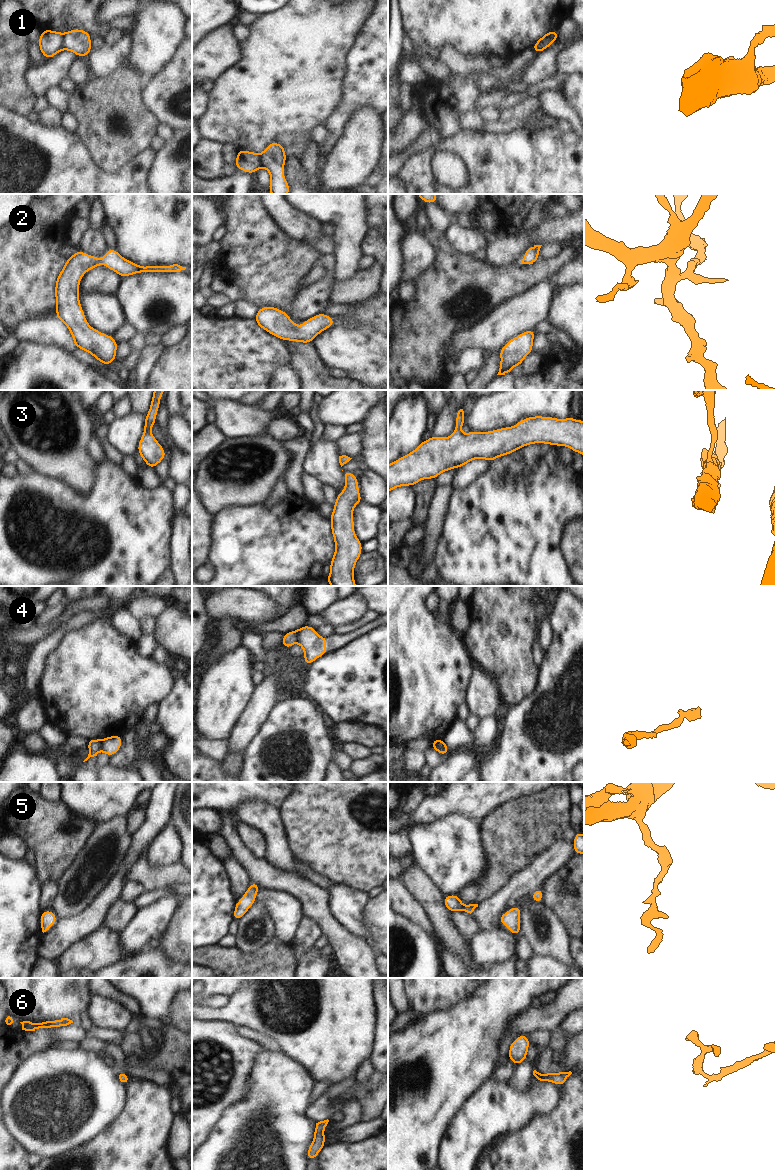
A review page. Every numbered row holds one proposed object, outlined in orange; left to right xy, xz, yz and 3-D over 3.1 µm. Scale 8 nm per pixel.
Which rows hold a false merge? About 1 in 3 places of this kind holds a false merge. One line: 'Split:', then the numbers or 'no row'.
Split: 1, 4

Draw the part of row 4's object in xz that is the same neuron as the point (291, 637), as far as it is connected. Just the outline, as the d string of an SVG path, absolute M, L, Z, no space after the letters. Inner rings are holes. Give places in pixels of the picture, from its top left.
M289 631L283 634L282 646L289 649L294 643L298 642L298 634L296 631Z

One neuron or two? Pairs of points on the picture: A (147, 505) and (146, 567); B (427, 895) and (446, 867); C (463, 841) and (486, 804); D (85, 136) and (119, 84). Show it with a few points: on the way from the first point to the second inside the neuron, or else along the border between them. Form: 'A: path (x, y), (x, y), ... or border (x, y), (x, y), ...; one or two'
A: path (146, 520), (146, 552); one
B: border (420, 866), (444, 896); two
C: border (448, 814), (461, 814), (471, 820); two
D: path (100, 128), (115, 110), (118, 99); one

